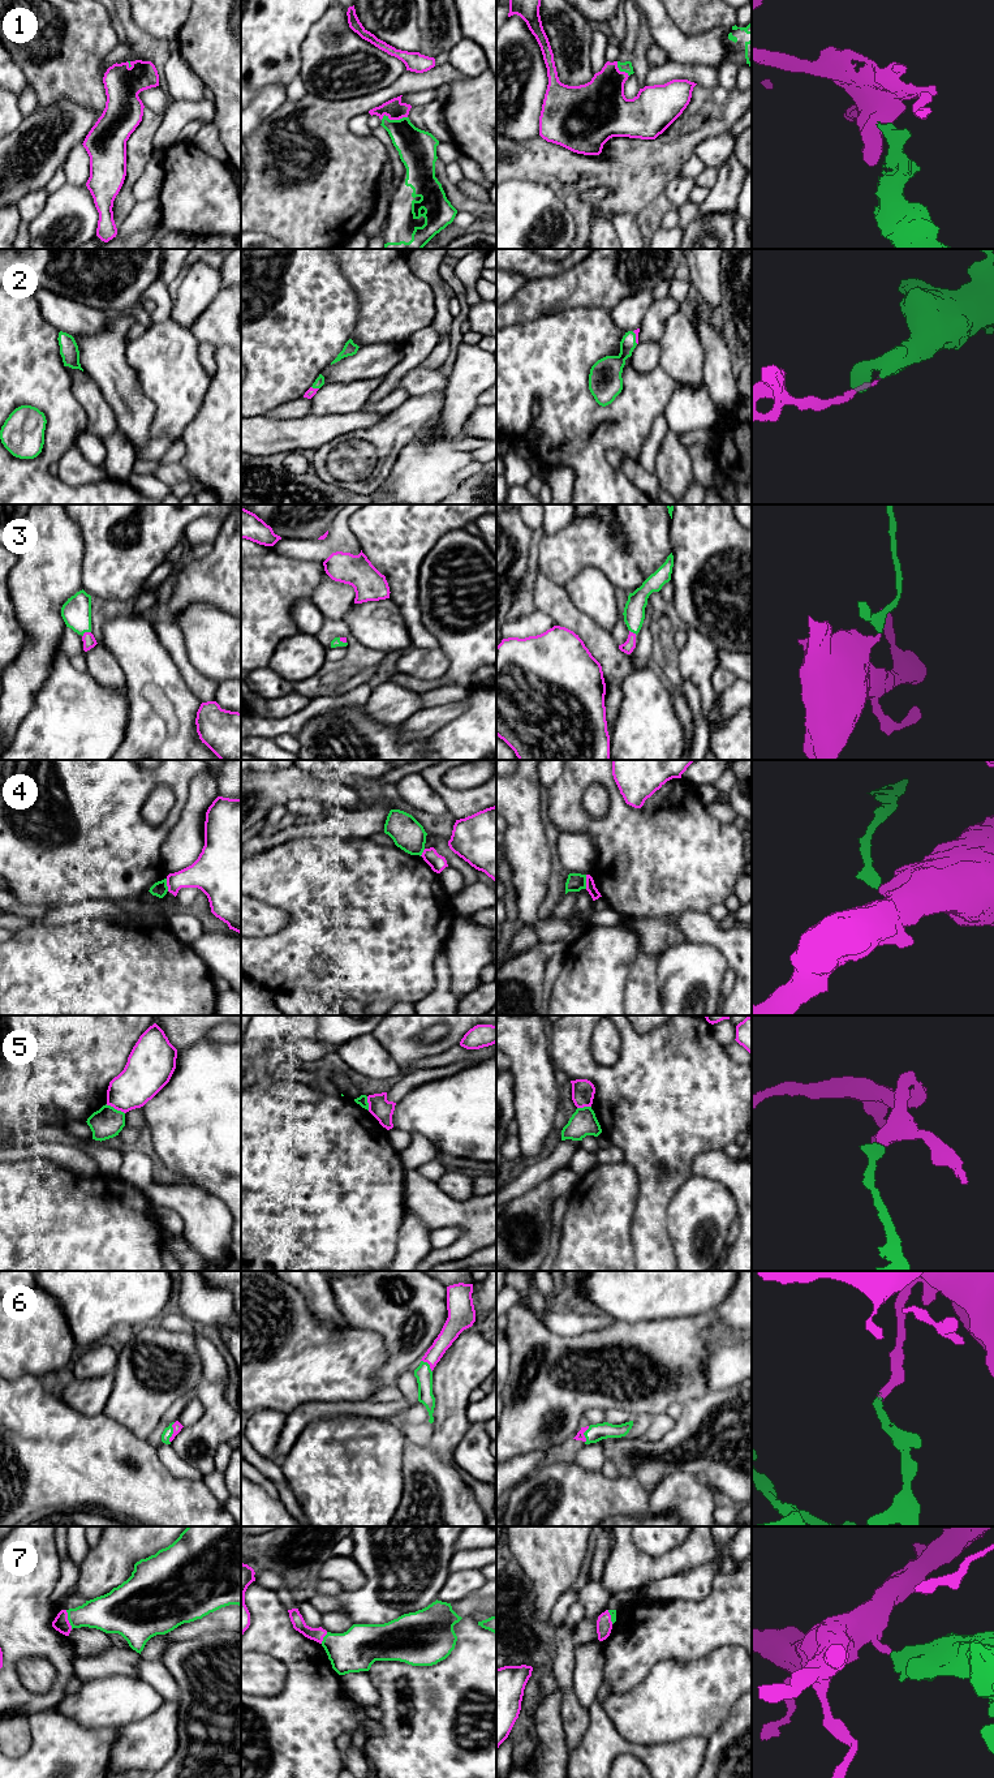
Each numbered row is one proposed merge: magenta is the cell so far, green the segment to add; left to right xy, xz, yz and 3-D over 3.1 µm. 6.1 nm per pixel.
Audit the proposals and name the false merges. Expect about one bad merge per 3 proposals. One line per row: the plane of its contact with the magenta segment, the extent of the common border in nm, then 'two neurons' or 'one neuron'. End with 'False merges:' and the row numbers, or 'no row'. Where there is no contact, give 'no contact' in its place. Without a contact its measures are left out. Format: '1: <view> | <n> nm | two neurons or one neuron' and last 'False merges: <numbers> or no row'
1: xz | 170 nm | one neuron
2: xz | 50 nm | one neuron
3: xy | 70 nm | one neuron
4: yz | 90 nm | two neurons
5: xy | 130 nm | two neurons
6: xy | 130 nm | one neuron
7: xy | 130 nm | one neuron
False merges: 4, 5

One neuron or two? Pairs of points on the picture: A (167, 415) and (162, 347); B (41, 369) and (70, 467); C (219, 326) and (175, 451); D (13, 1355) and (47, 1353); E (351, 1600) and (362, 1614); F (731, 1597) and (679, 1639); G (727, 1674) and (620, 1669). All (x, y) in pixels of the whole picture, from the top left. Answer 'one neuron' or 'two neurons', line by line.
A: one neuron
B: two neurons
C: two neurons
D: one neuron
E: one neuron
F: one neuron
G: two neurons

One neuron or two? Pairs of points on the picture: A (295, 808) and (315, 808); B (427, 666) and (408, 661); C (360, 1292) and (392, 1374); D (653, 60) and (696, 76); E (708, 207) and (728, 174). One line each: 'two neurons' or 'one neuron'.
A: one neuron
B: one neuron
C: one neuron
D: two neurons
E: one neuron

